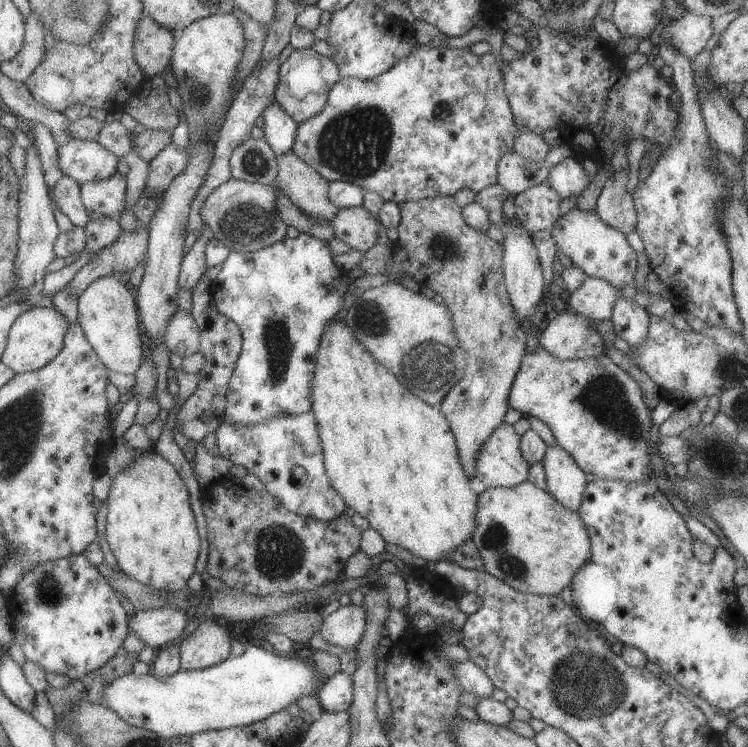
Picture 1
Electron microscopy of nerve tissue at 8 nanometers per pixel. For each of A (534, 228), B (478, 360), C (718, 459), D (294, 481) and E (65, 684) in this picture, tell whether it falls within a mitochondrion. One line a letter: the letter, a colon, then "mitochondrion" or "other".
A: other
B: mitochondrion
C: mitochondrion
D: other
E: other

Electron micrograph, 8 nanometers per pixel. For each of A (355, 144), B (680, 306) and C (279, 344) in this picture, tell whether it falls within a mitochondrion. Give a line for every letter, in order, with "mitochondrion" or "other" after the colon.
A: mitochondrion
B: other
C: mitochondrion

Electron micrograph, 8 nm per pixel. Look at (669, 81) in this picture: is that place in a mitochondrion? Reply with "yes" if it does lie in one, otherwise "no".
no

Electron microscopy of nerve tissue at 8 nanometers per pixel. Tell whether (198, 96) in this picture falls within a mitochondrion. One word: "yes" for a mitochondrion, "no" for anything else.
yes

